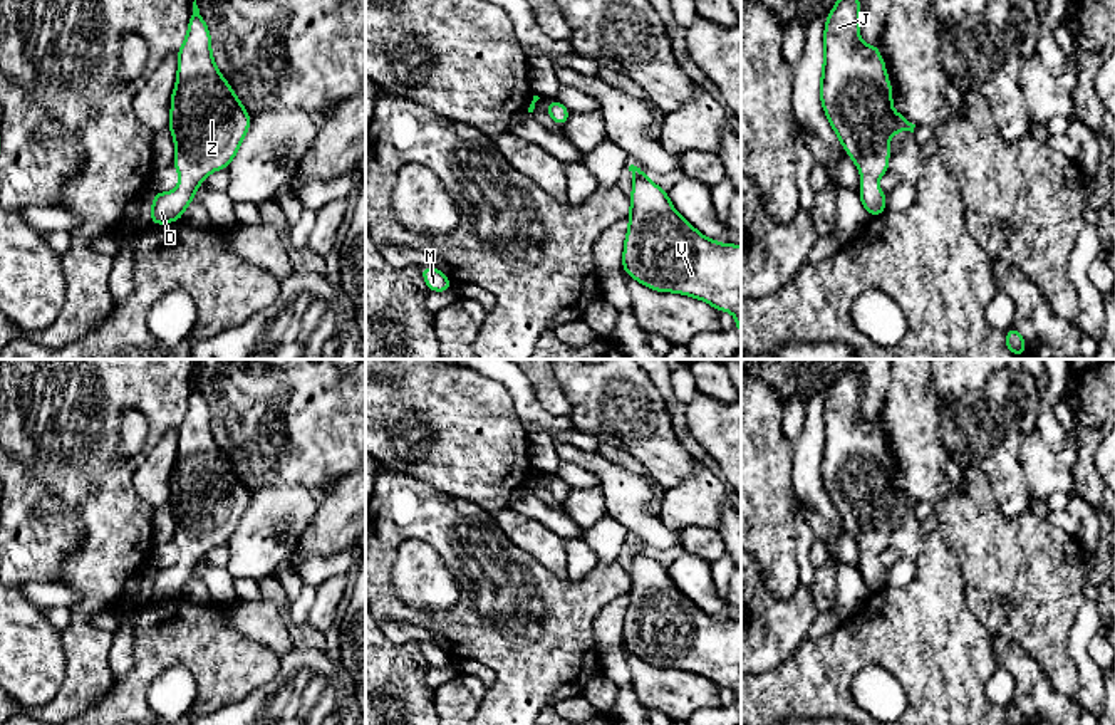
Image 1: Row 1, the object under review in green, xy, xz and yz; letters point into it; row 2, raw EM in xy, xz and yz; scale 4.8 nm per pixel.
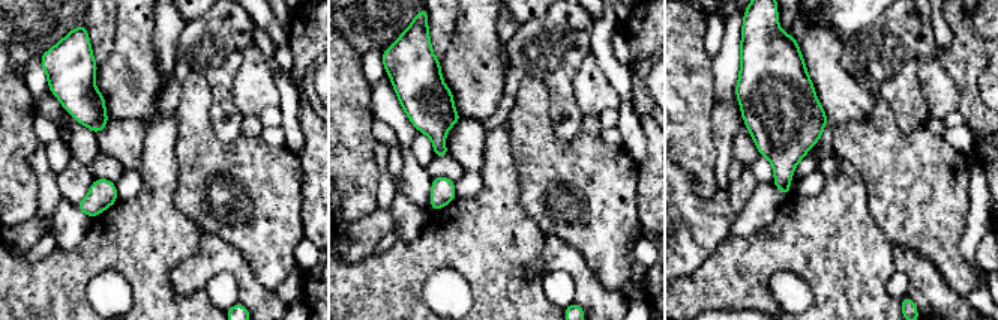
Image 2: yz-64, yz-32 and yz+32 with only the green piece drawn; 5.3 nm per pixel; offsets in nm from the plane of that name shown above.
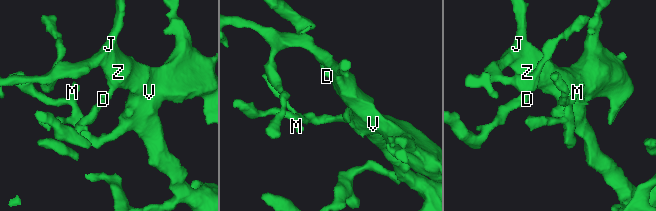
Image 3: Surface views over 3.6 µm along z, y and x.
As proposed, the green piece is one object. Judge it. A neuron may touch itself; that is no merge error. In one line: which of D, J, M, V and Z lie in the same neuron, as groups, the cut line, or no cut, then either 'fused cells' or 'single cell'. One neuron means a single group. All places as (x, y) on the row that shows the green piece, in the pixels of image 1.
D J M V Z; no cut; single cell

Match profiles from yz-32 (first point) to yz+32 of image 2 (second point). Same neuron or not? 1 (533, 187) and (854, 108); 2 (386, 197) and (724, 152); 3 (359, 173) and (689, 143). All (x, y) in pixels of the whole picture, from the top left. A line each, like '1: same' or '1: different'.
1: different
2: same
3: same

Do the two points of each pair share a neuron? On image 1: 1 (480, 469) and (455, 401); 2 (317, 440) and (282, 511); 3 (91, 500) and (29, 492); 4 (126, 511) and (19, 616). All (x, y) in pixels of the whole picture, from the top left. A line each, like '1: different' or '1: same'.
1: same
2: different
3: different
4: different

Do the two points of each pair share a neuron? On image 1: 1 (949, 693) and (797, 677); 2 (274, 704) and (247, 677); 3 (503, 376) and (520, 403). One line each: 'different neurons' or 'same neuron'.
1: same neuron
2: different neurons
3: same neuron

